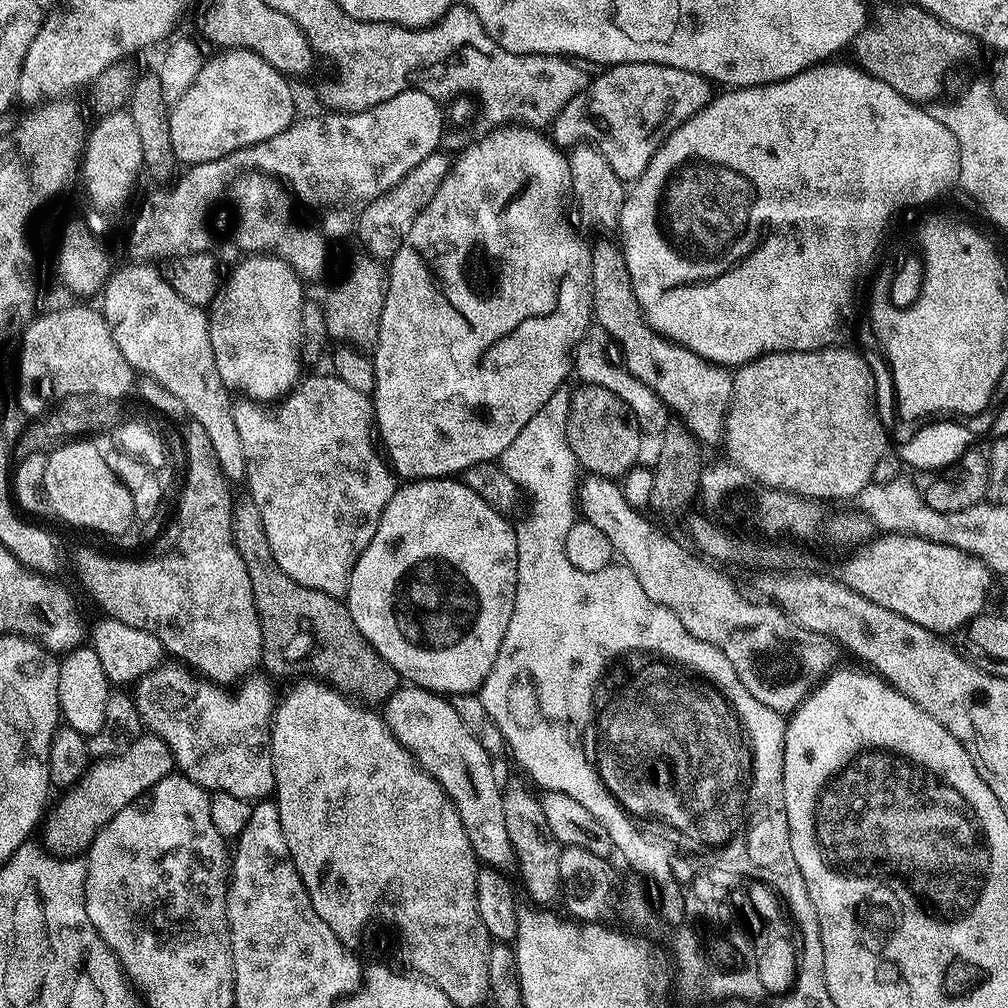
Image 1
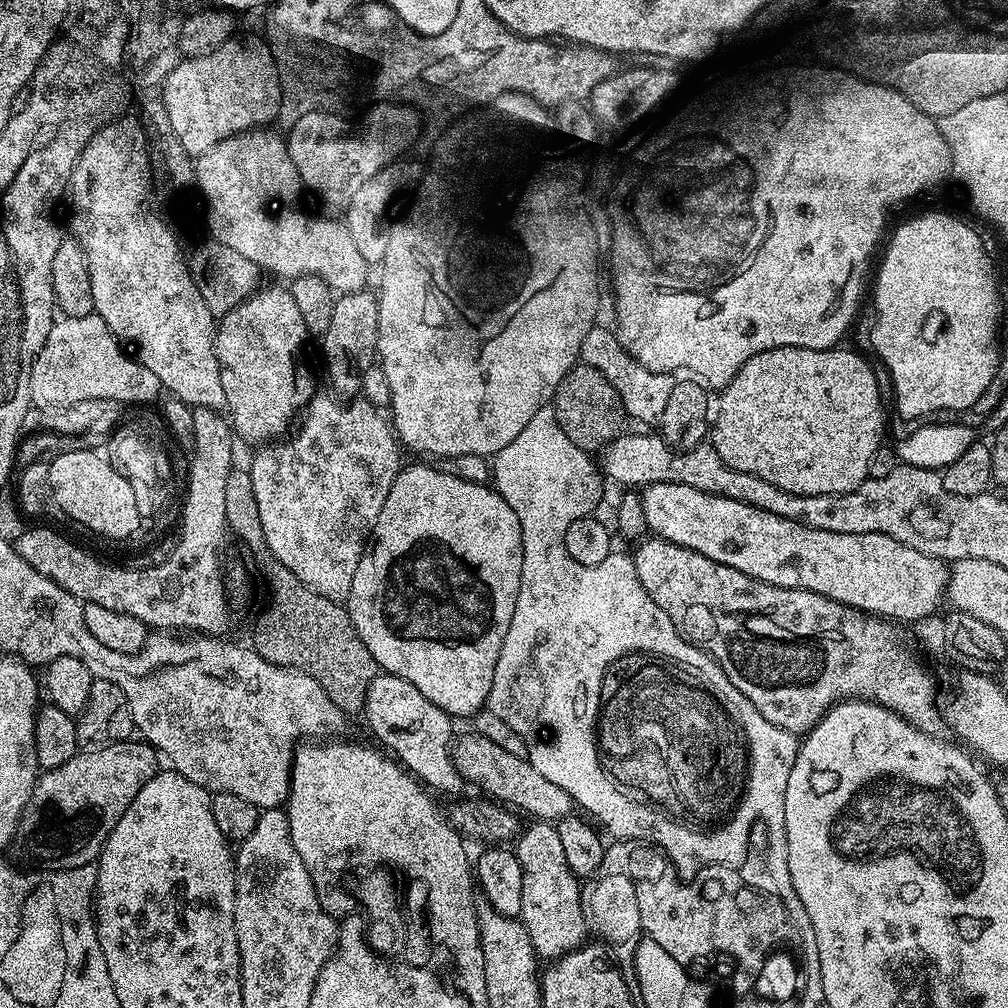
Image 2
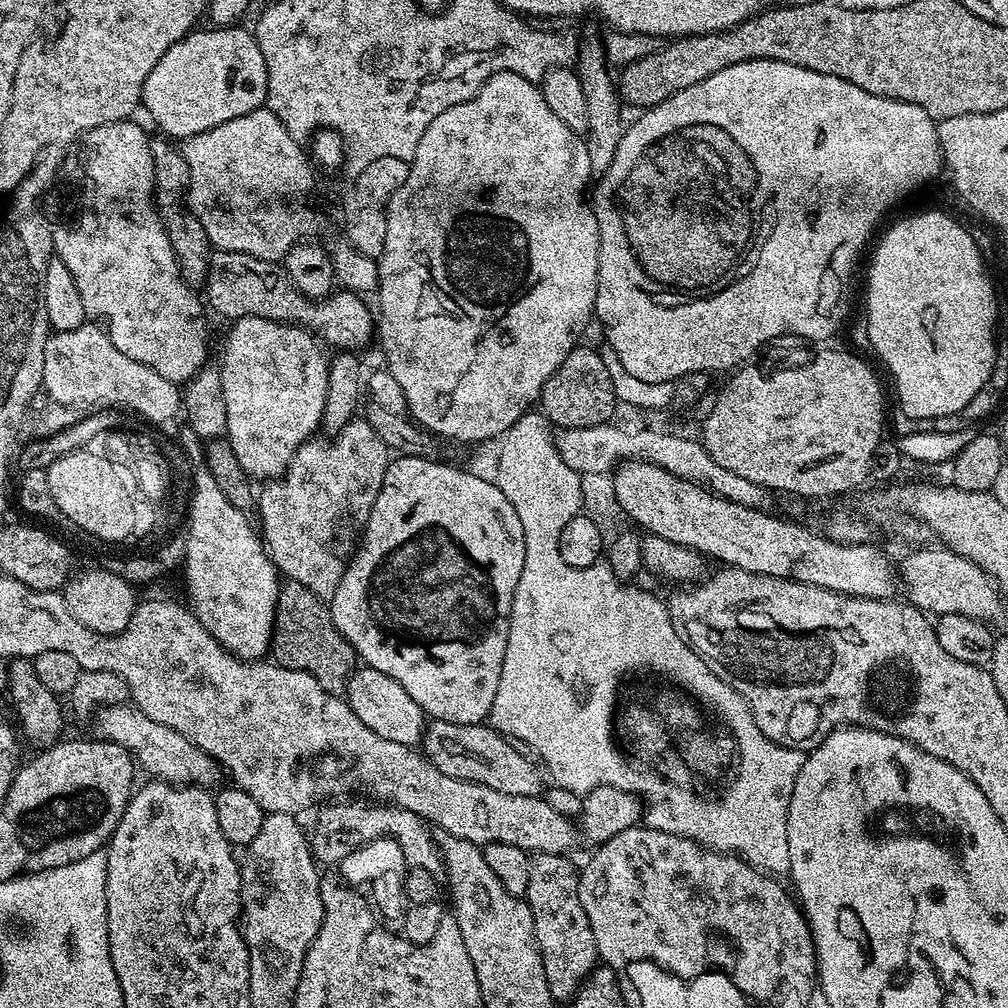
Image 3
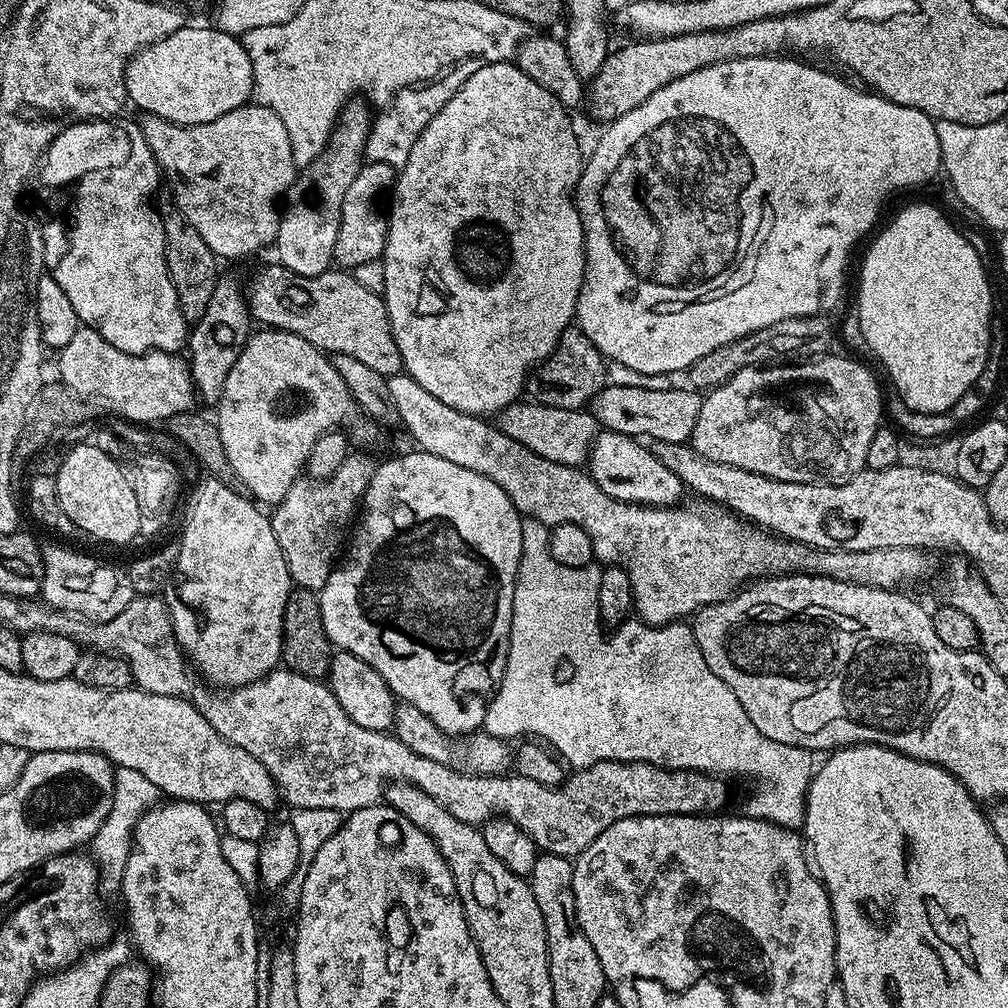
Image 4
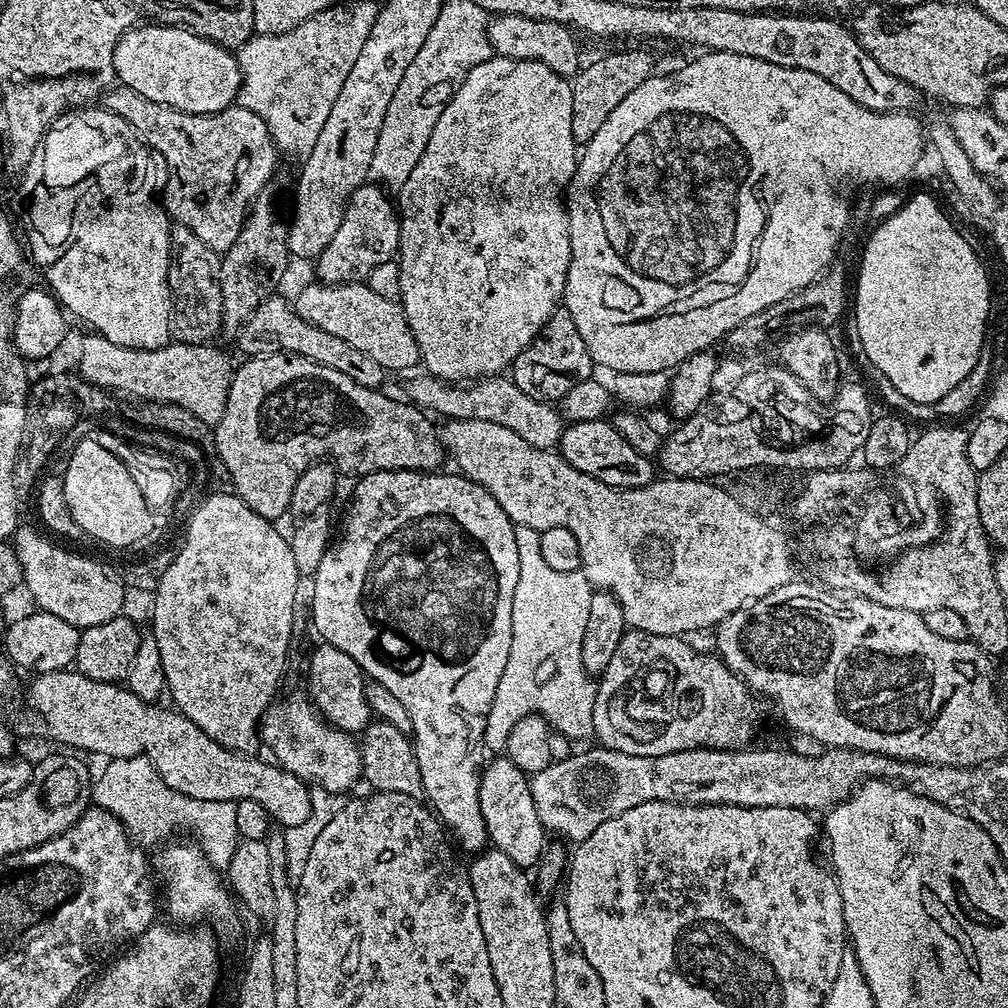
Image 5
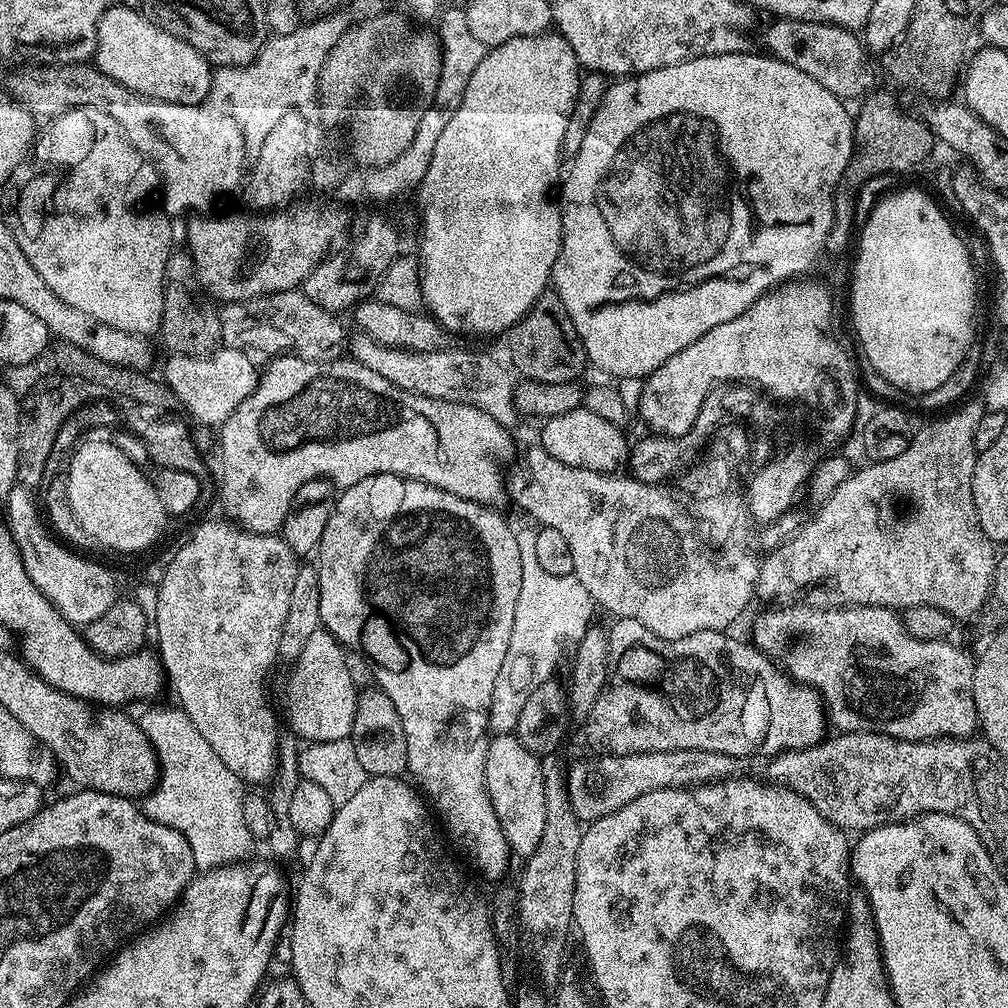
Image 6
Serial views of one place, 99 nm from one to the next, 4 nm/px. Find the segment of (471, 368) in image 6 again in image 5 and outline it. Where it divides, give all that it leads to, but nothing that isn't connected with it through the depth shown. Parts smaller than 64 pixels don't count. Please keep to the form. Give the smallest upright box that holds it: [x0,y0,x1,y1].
[407,374,566,449]

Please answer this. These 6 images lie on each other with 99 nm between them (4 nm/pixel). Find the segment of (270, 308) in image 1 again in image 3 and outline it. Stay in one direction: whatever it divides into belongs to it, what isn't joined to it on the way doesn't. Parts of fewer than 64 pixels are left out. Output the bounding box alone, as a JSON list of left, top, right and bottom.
[218,316,328,482]

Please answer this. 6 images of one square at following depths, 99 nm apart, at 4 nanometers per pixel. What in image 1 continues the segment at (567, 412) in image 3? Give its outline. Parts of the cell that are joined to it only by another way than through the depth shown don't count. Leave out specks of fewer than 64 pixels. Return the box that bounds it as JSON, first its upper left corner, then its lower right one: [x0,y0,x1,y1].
[566,383,642,477]

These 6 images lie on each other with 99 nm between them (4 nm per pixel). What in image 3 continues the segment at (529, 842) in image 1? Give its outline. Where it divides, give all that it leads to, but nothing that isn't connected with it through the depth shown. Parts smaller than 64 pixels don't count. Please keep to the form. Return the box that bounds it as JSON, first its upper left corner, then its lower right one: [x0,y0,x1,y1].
[526,852,598,1002]

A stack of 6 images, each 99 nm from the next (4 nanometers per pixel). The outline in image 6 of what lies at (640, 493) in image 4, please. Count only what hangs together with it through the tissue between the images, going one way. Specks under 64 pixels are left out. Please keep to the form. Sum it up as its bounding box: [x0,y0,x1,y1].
[539,407,630,474]

